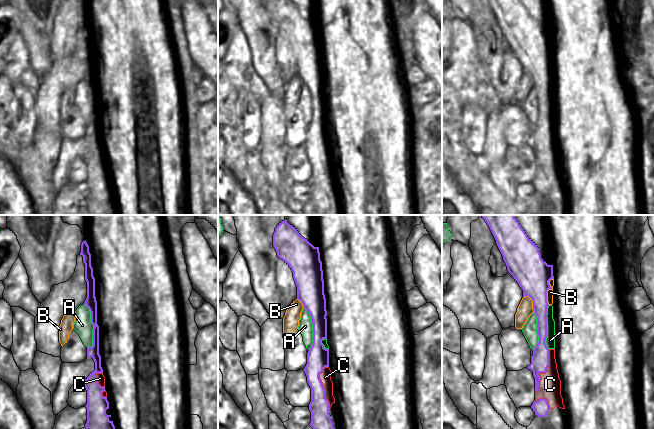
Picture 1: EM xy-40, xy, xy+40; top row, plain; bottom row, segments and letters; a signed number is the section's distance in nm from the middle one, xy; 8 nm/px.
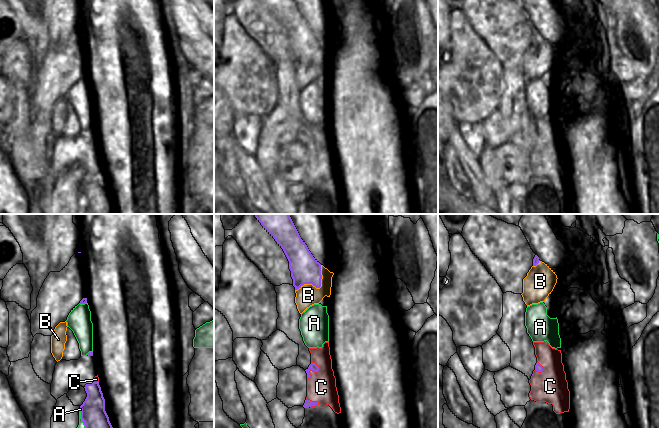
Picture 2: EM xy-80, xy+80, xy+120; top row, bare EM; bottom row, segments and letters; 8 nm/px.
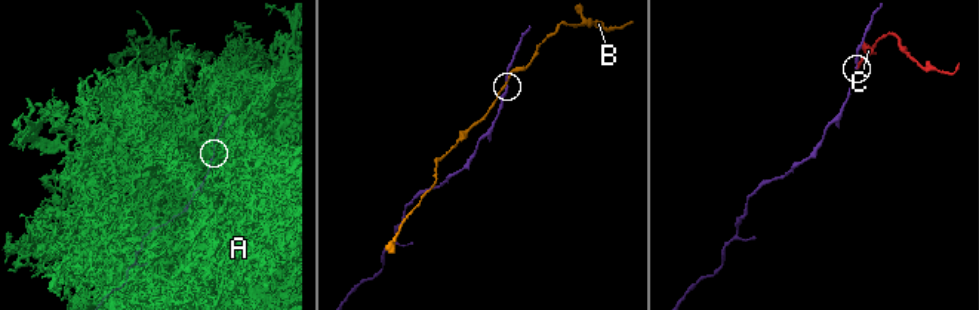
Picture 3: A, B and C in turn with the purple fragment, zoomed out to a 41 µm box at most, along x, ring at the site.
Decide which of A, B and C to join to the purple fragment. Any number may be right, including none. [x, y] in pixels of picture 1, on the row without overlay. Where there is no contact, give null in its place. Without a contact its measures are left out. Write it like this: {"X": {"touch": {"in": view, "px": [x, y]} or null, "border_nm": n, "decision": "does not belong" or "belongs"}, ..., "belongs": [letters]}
{"A": {"touch": {"in": "xy-40", "px": [93, 100]}, "border_nm": 360, "decision": "does not belong"}, "B": {"touch": {"in": "xy+40", "px": [547, 66]}, "border_nm": 220, "decision": "does not belong"}, "C": {"touch": {"in": "xy+40", "px": [544, 148]}, "border_nm": 360, "decision": "does not belong"}, "belongs": []}

